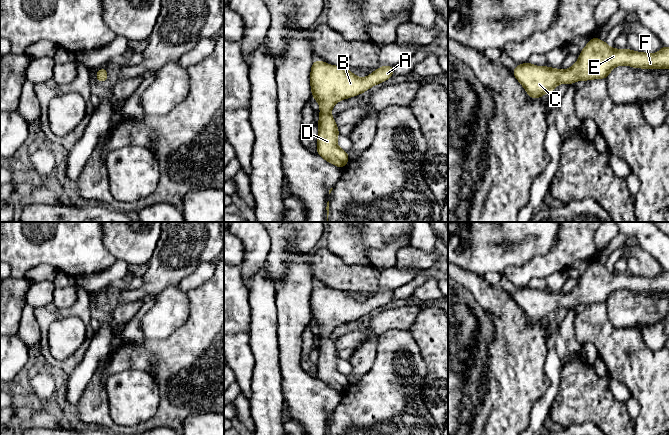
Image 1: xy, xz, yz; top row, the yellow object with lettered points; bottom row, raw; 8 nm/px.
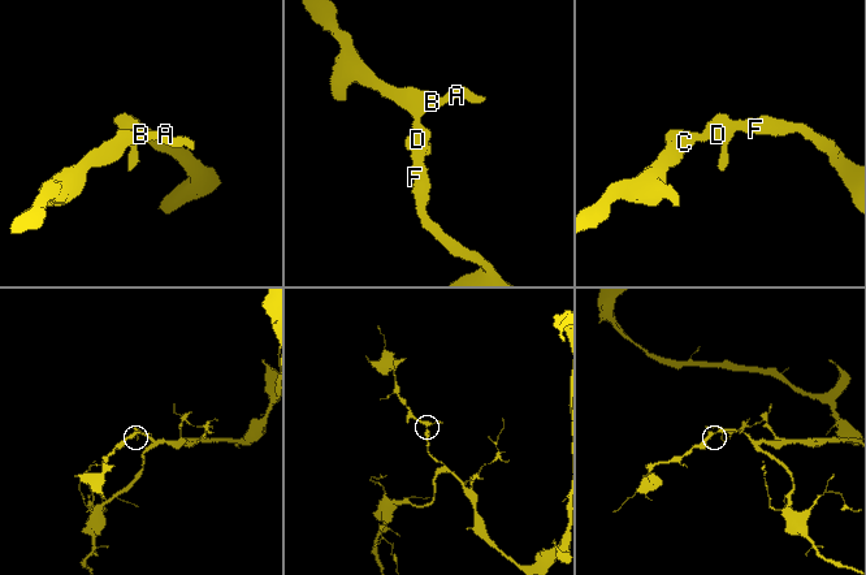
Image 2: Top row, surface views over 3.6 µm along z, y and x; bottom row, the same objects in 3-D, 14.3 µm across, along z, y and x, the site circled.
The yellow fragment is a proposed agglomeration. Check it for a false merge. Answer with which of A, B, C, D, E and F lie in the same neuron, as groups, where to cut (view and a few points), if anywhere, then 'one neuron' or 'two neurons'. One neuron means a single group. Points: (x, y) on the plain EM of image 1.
A B C D E F | no cut | one neuron

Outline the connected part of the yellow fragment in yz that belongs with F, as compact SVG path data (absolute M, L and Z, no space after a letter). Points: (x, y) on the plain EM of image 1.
M596 261L591 262L585 272L580 275L577 286L569 293L553 293L549 290L539 291L531 287L517 288L512 295L513 299L524 311L531 323L542 321L545 317L551 317L559 307L574 308L577 304L588 305L591 303L607 303L610 295L619 289L628 289L633 292L644 293L669 293L669 271L662 270L661 274L654 278L643 277L626 273L610 272L605 265Z

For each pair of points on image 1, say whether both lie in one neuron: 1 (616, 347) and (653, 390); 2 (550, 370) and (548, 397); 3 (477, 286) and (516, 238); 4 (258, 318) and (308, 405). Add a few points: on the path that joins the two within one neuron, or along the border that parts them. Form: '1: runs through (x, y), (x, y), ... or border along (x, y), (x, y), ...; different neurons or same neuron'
1: runs through (627, 358), (648, 379); same neuron
2: runs through (554, 377), (553, 390); same neuron
3: border along (458, 266), (480, 275); different neurons
4: border along (276, 332), (279, 348), (279, 369), (282, 378); different neurons

